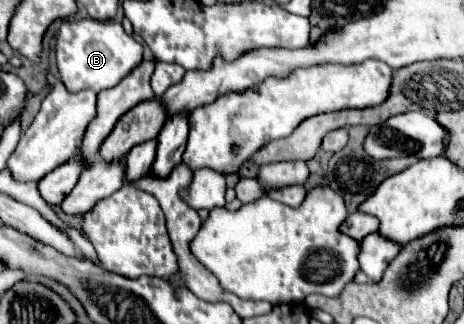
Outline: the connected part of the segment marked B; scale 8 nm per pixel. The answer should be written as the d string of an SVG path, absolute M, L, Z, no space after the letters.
M72 20L64 22L58 32L56 60L62 82L70 92L78 92L84 88L102 92L106 88L120 84L120 80L126 78L142 62L142 44L128 36L118 20Z

